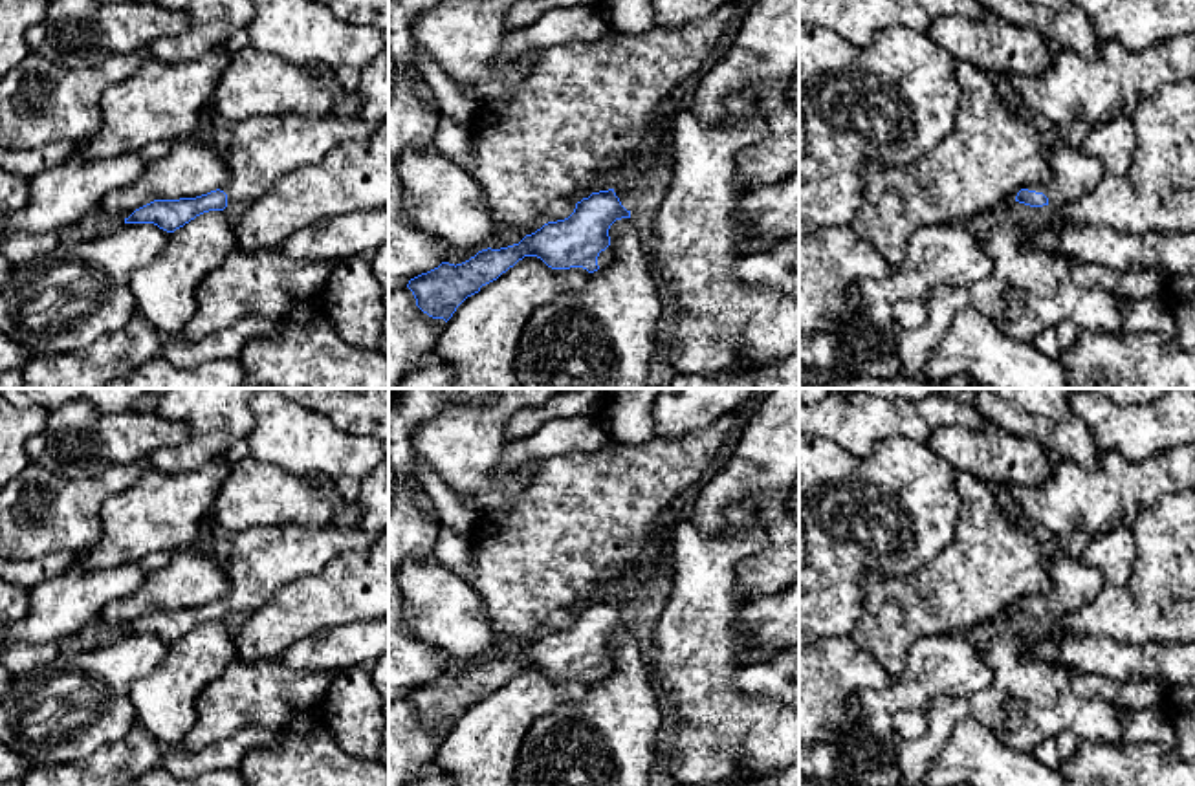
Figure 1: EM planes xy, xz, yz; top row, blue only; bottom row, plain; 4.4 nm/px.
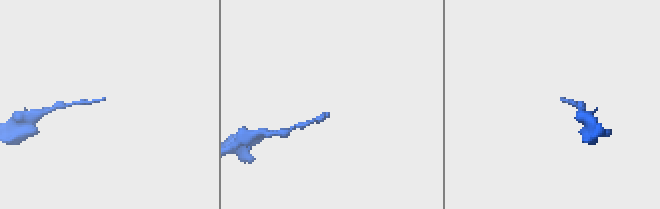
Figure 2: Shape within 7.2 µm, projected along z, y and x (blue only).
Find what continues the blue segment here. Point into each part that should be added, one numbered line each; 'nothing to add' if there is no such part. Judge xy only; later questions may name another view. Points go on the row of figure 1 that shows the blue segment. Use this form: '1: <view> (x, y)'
1: xy (261, 151)

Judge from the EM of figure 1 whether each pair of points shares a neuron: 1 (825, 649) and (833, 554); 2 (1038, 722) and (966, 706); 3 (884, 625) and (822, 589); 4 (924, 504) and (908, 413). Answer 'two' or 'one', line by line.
1: two
2: one
3: two
4: two

